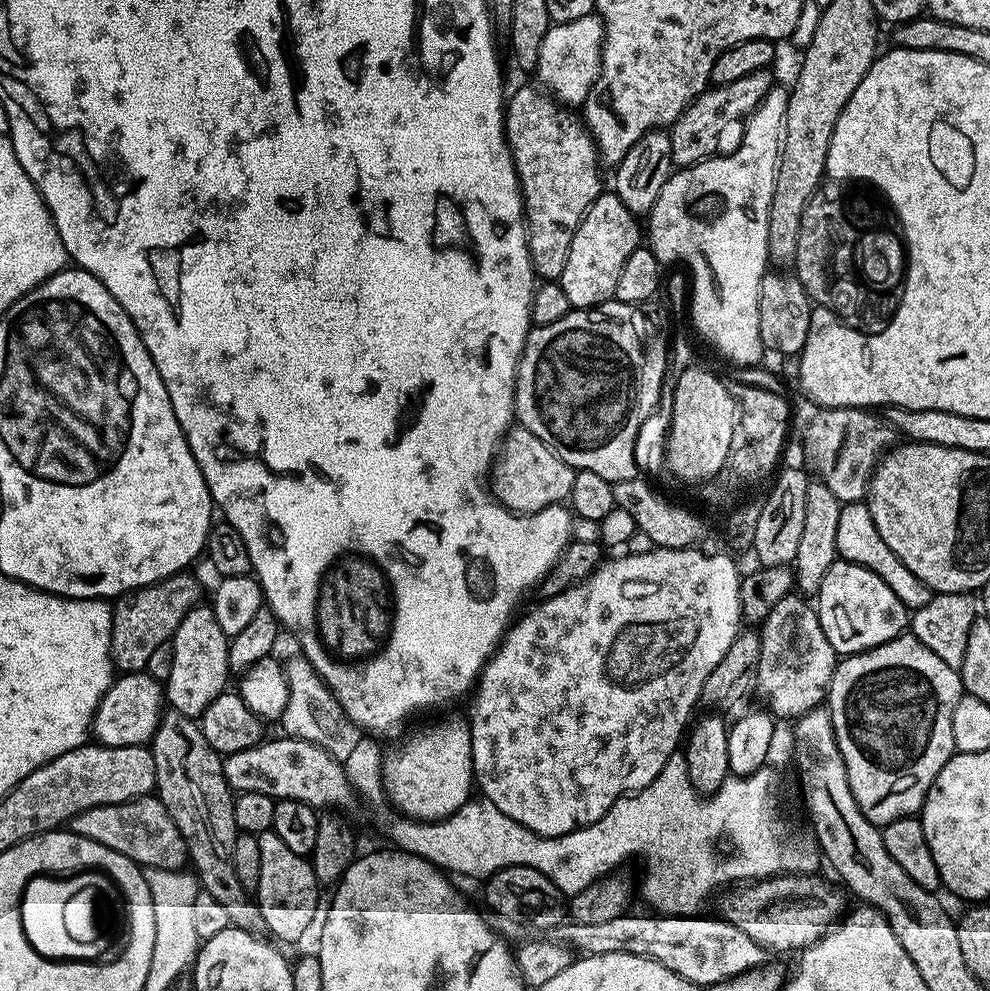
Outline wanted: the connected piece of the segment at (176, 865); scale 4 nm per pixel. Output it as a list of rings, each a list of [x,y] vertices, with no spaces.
[[[152,794],[139,796],[136,800],[127,800],[121,804],[107,804],[82,810],[82,814],[68,821],[66,828],[69,832],[82,838],[90,838],[136,861],[144,868],[180,870],[189,863],[188,847],[178,826],[174,826],[174,818],[170,818],[164,803]]]

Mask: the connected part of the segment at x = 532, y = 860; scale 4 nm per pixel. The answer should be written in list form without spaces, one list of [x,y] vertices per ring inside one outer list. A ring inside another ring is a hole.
[[[296,654],[296,657],[287,660],[285,673],[288,702],[280,719],[283,733],[287,737],[302,739],[321,747],[333,759],[343,763],[346,778],[352,784],[359,803],[368,807],[369,818],[376,823],[377,830],[392,843],[389,845],[395,846],[401,852],[421,856],[445,873],[457,872],[460,876],[487,878],[503,868],[526,866],[546,874],[564,895],[573,896],[593,881],[616,870],[623,860],[628,860],[631,856],[645,856],[642,892],[645,900],[654,907],[651,909],[661,915],[691,916],[697,915],[703,909],[702,904],[719,884],[732,886],[737,882],[767,880],[769,876],[781,874],[812,874],[822,864],[821,853],[811,843],[808,845],[802,837],[792,834],[787,822],[780,818],[780,808],[776,805],[776,776],[771,772],[771,767],[762,767],[749,776],[729,775],[715,794],[702,798],[694,790],[690,774],[686,770],[686,762],[680,754],[669,758],[658,778],[650,782],[650,786],[616,800],[614,806],[610,806],[610,810],[606,810],[606,814],[598,818],[598,822],[566,835],[539,836],[537,832],[531,832],[526,826],[514,822],[514,818],[506,818],[506,814],[502,814],[502,810],[498,810],[494,802],[483,798],[470,798],[445,820],[412,820],[392,807],[384,795],[380,775],[382,747],[376,741],[379,739],[368,734],[362,735],[361,729],[345,715],[332,691],[322,682],[316,668],[310,666],[307,657]]]

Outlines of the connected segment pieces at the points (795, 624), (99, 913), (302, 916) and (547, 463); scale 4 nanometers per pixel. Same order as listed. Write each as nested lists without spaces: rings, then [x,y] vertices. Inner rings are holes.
[[[789,594],[770,610],[758,631],[760,657],[754,688],[764,699],[763,707],[776,718],[804,716],[812,708],[821,707],[838,663],[838,654],[822,630],[815,607],[803,595]]]
[[[80,864],[77,868],[39,868],[25,881],[18,906],[18,922],[24,942],[33,955],[60,968],[82,967],[99,969],[103,965],[118,966],[126,960],[127,948],[132,948],[132,905],[124,884],[104,864]]]
[[[261,832],[256,836],[256,841],[262,854],[262,871],[258,874],[254,899],[262,910],[262,922],[269,933],[273,932],[271,935],[277,941],[285,940],[292,944],[307,934],[312,923],[317,923],[316,907],[320,904],[321,885],[315,878],[311,859],[294,854],[294,850],[290,850],[290,846],[286,846],[276,832]]]
[[[513,426],[509,428],[494,464],[494,492],[500,503],[511,512],[540,512],[552,504],[563,505],[568,500],[576,471],[562,462],[562,458],[558,458],[542,438],[530,434],[530,430]]]

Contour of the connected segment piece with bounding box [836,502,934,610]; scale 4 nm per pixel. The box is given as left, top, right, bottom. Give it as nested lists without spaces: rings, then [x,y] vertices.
[[[867,503],[846,504],[841,507],[838,514],[838,550],[836,554],[841,560],[849,560],[852,564],[857,564],[878,574],[878,578],[882,578],[882,582],[886,582],[886,586],[890,586],[890,590],[894,590],[894,594],[898,594],[900,601],[909,610],[926,606],[926,602],[930,602],[933,598],[934,593],[926,586],[926,582],[922,582],[922,578],[918,578],[918,574],[910,574],[910,570],[906,570],[906,566],[902,566],[902,558],[898,558],[898,554],[894,554],[894,550],[890,550],[890,546],[886,546],[886,542],[882,542],[882,534],[878,534],[878,526],[874,526],[874,518],[870,514]]]

